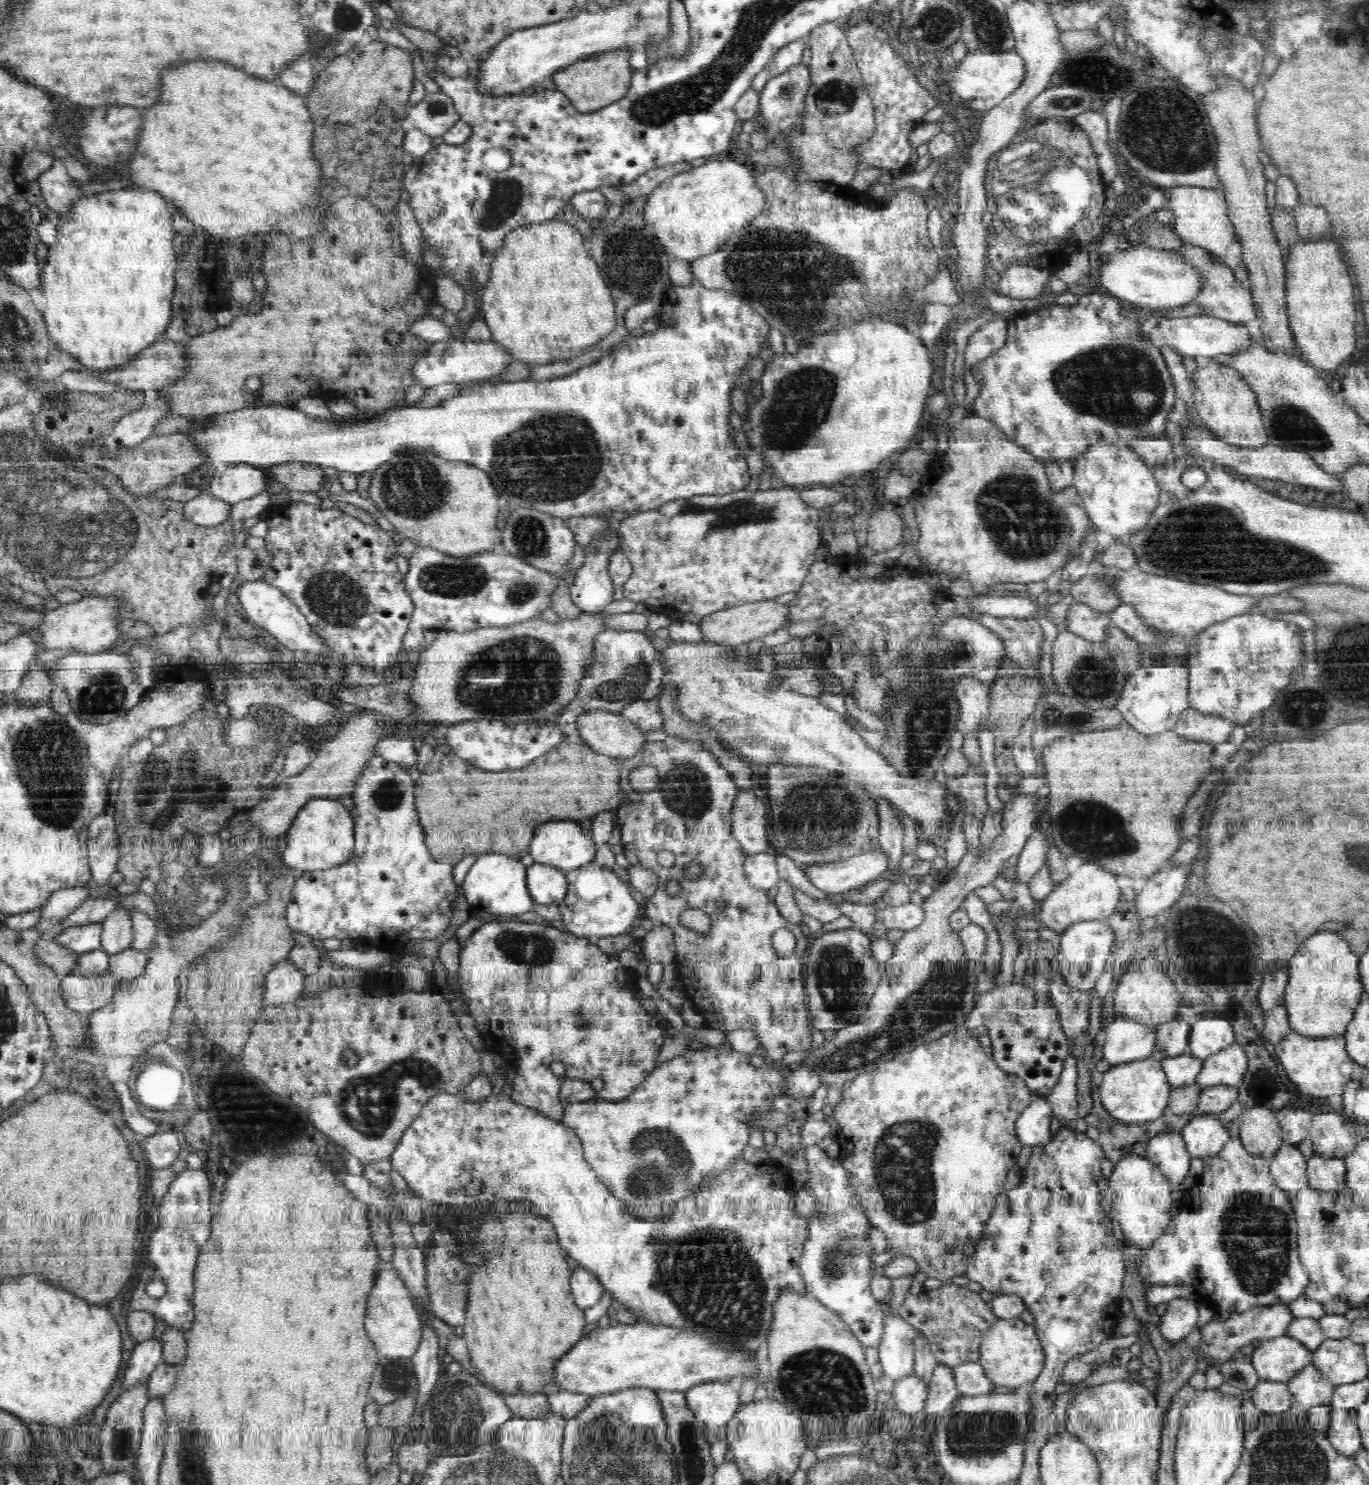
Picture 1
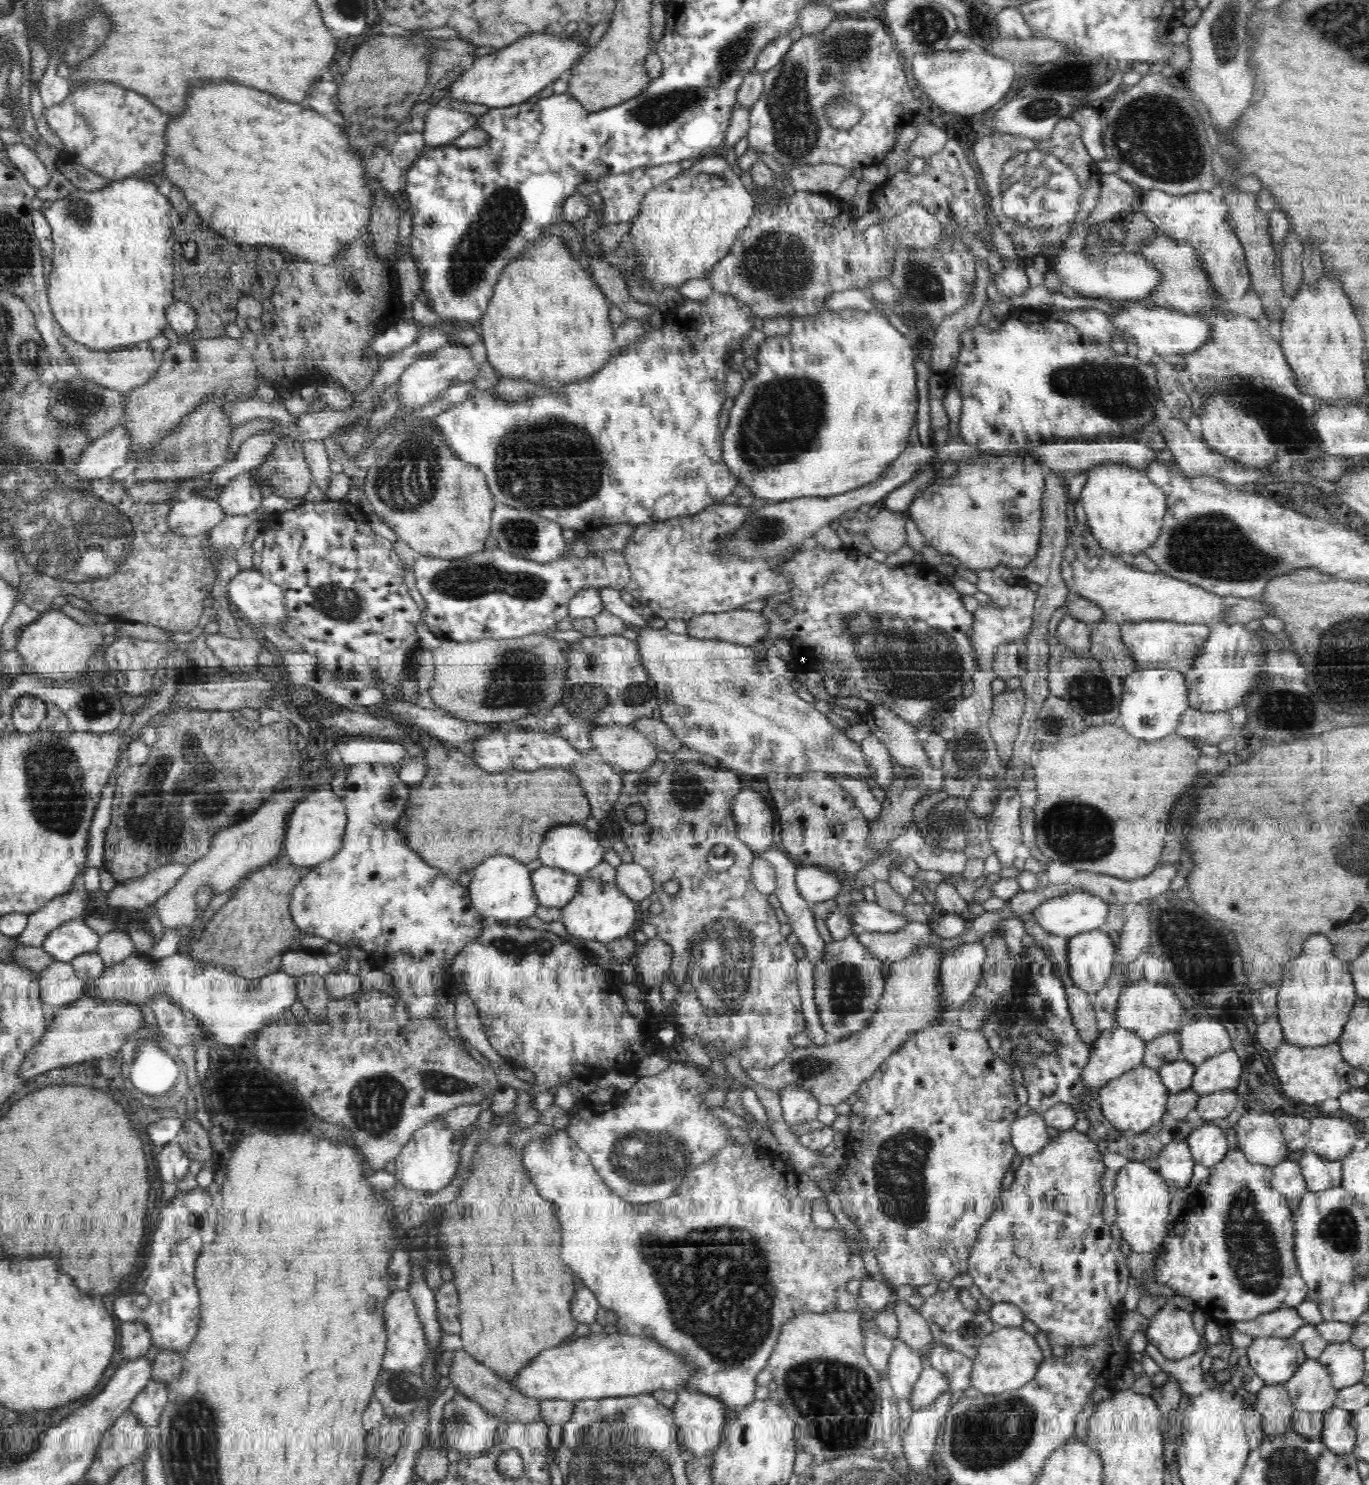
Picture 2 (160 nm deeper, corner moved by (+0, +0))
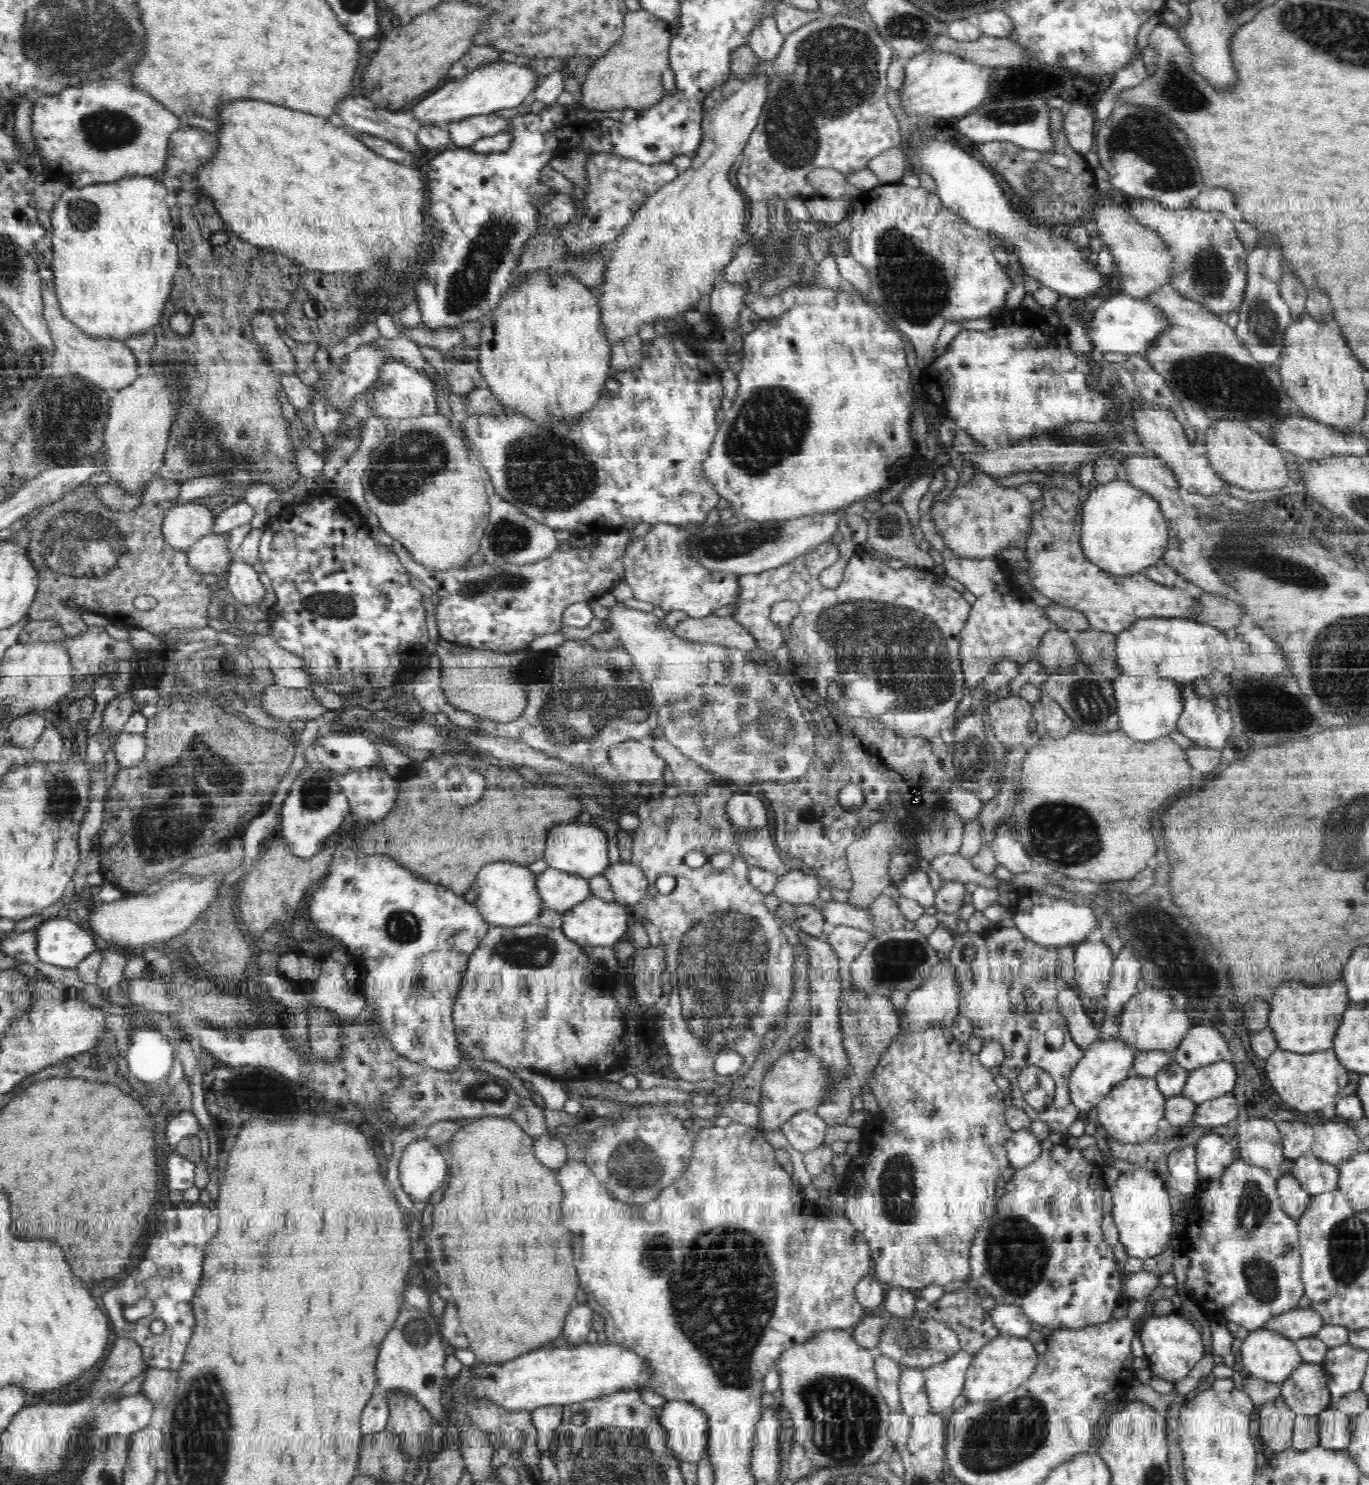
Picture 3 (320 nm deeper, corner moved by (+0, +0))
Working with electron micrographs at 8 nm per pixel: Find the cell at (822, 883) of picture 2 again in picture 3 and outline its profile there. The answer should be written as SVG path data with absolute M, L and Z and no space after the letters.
M804 867L792 870L786 876L777 878L778 882L771 893L782 903L793 905L818 903L820 902L818 891L821 885L816 877Z

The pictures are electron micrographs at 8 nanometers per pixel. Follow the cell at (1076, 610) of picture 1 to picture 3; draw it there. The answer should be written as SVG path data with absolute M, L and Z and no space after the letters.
M1053 627L1040 639L1037 658L1049 676L1062 674L1079 662L1072 636L1073 633L1062 627Z

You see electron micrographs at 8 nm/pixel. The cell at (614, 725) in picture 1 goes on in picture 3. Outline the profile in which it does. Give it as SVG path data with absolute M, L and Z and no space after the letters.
M652 737L612 744L608 748L608 757L620 777L640 784L662 779L667 767L655 752Z

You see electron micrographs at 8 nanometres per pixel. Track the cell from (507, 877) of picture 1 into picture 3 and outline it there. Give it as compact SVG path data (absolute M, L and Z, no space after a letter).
M508 860L487 863L475 878L473 890L476 892L476 898L473 904L492 927L533 923L544 907L535 884L536 878L527 866L518 863Z

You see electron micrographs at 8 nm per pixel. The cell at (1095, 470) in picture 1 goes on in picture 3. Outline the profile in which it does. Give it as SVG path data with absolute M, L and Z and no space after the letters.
M1128 479L1098 483L1083 503L1081 546L1090 562L1118 576L1146 573L1162 559L1169 541L1169 524L1161 513L1160 502Z

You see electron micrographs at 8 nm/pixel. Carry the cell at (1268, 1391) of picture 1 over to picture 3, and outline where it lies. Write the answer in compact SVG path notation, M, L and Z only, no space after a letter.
M1282 1396L1266 1402L1259 1412L1259 1435L1263 1445L1270 1450L1282 1450L1291 1446L1295 1412Z

